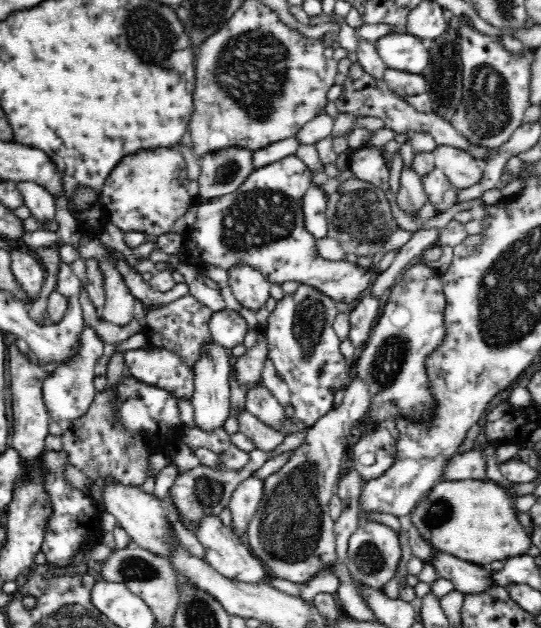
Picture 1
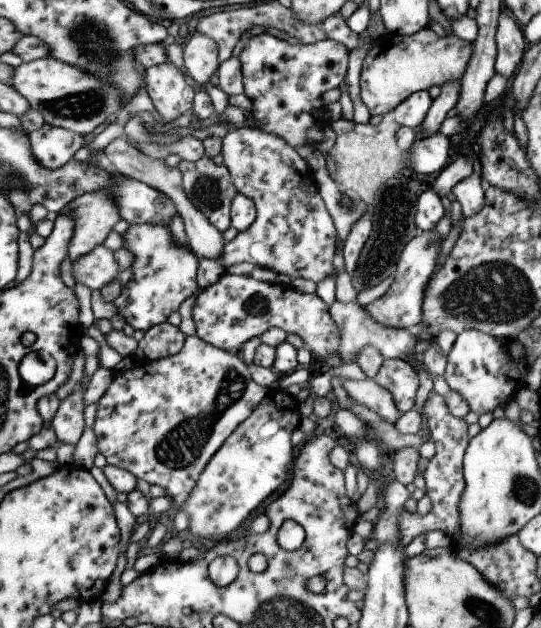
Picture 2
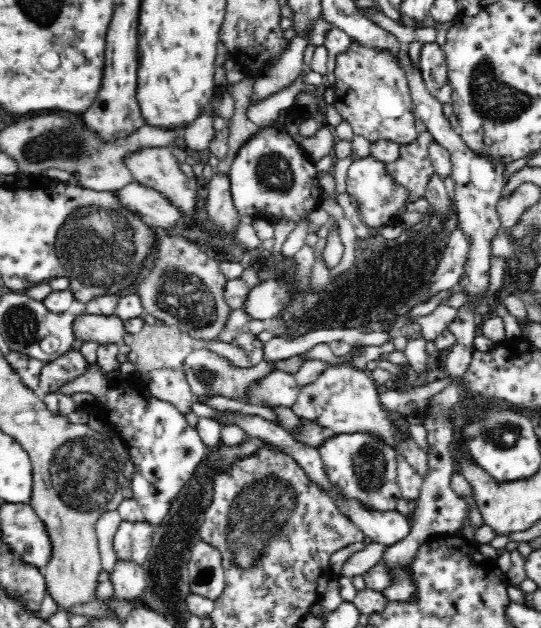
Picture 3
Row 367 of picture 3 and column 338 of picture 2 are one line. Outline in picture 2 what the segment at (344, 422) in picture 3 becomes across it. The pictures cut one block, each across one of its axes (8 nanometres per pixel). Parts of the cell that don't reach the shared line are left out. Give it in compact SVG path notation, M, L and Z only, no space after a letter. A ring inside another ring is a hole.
M225 272L217 284L203 290L193 316L199 338L233 354L241 354L247 340L261 338L271 328L283 328L289 334L301 336L323 364L331 354L339 354L339 328L331 318L327 302L317 294L301 294L289 284L261 282L253 276L235 276Z

